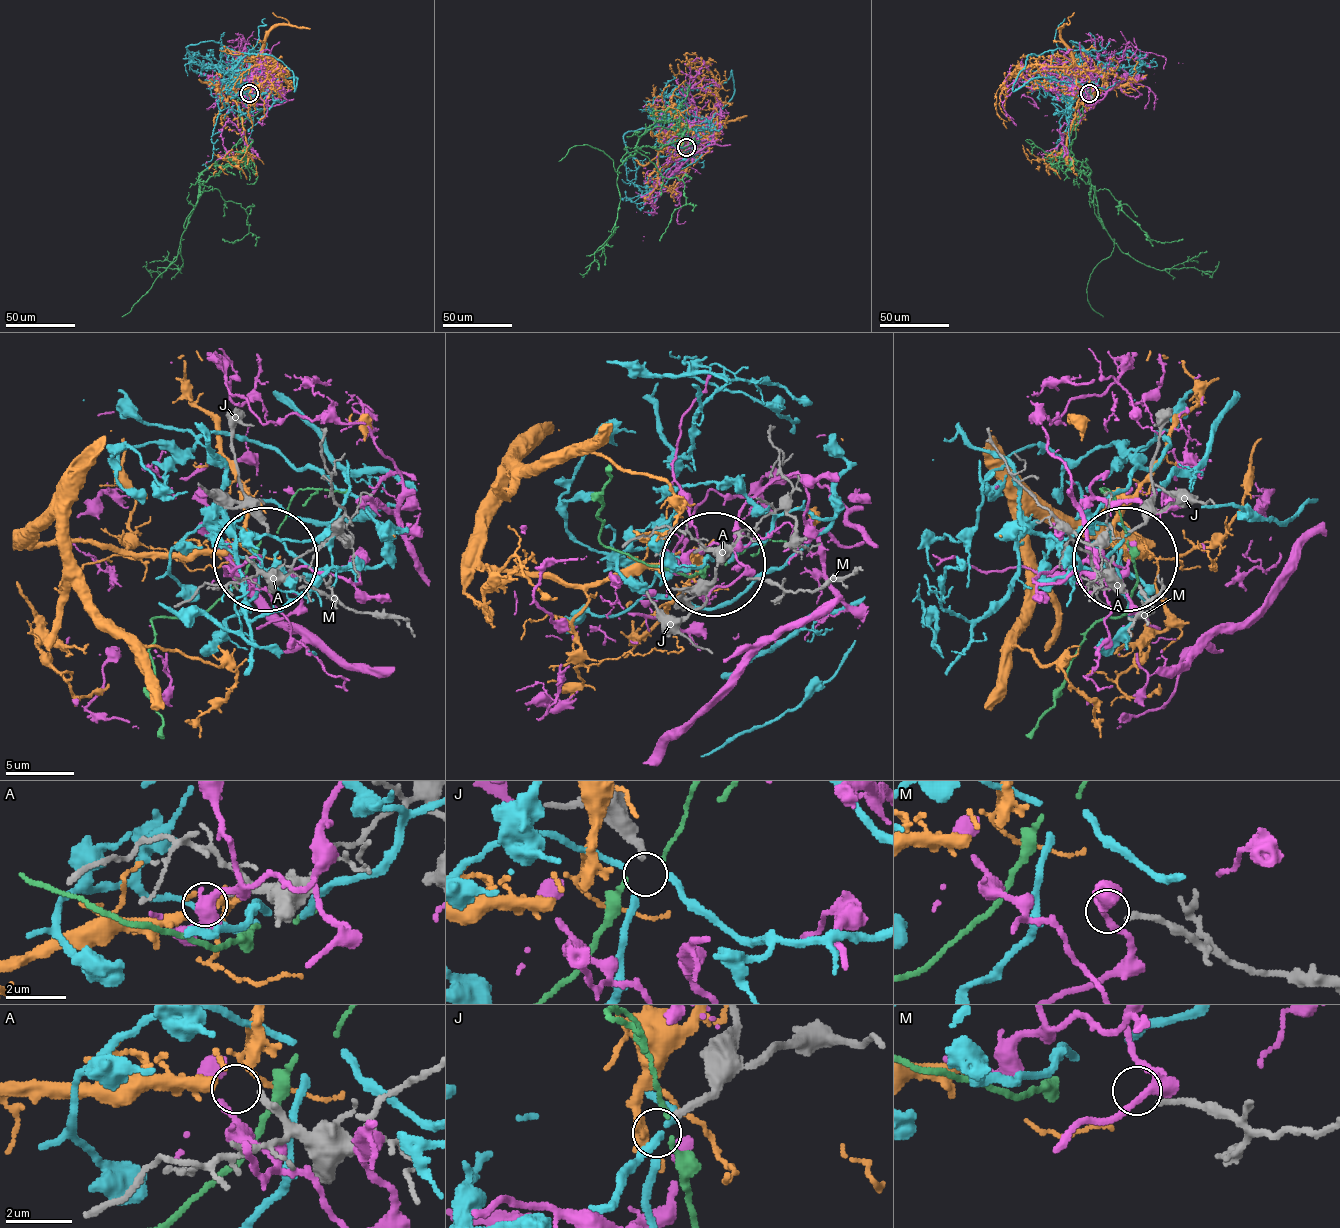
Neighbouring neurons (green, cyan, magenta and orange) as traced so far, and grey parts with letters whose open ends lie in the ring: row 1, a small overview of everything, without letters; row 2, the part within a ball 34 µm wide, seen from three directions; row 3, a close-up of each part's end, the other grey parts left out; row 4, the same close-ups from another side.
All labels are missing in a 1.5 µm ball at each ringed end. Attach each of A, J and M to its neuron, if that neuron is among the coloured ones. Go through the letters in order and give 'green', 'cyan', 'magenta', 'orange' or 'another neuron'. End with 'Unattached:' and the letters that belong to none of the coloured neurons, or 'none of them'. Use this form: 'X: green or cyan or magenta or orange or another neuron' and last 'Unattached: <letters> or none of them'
A: orange
J: another neuron
M: another neuron
Unattached: J, M

